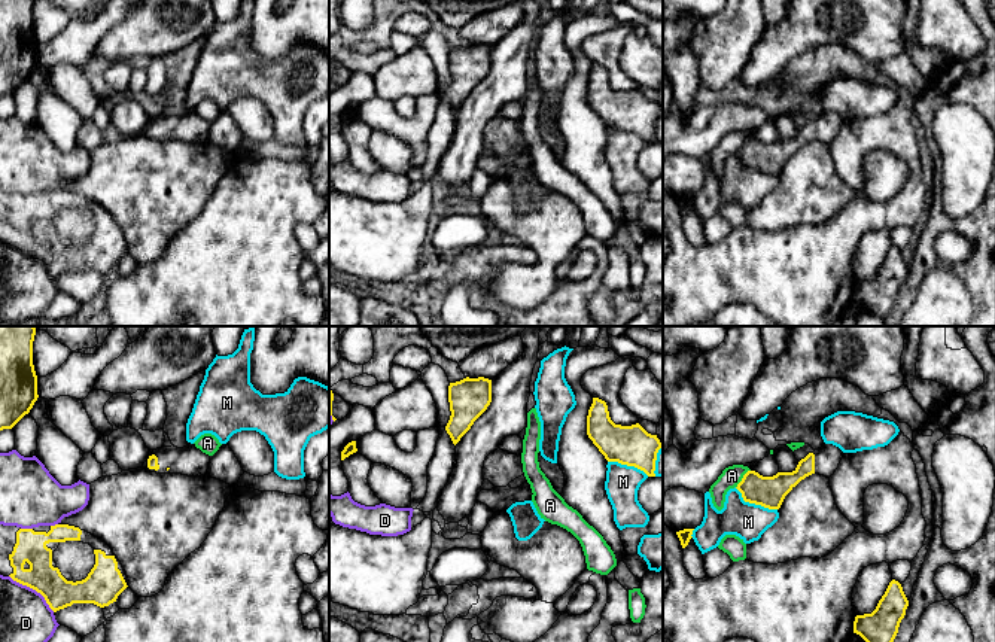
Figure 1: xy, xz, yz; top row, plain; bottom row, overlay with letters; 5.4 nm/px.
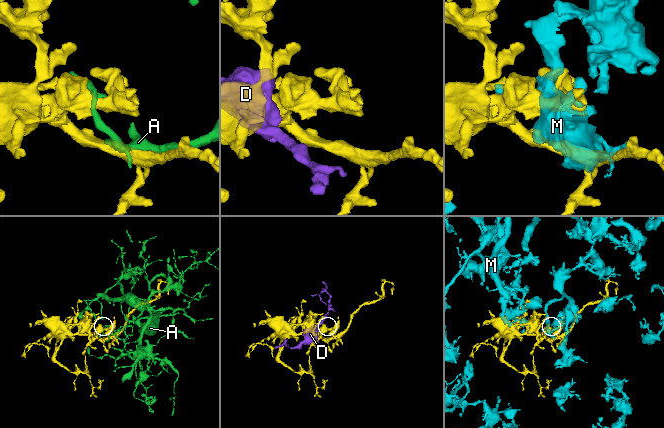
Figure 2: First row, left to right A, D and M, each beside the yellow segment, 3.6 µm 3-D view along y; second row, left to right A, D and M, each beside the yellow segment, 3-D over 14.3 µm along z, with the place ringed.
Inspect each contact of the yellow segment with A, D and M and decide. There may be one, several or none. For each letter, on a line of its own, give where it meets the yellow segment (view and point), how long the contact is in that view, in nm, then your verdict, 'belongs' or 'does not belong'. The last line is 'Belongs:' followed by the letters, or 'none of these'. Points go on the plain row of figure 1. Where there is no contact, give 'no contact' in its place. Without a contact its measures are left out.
A: yz (742, 145) | 130 nm | does not belong
D: xy (33, 255) | 320 nm | does not belong
M: yz (754, 169) | 260 nm | does not belong
Belongs: none of these

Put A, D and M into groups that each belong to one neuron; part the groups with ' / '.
A / D / M

